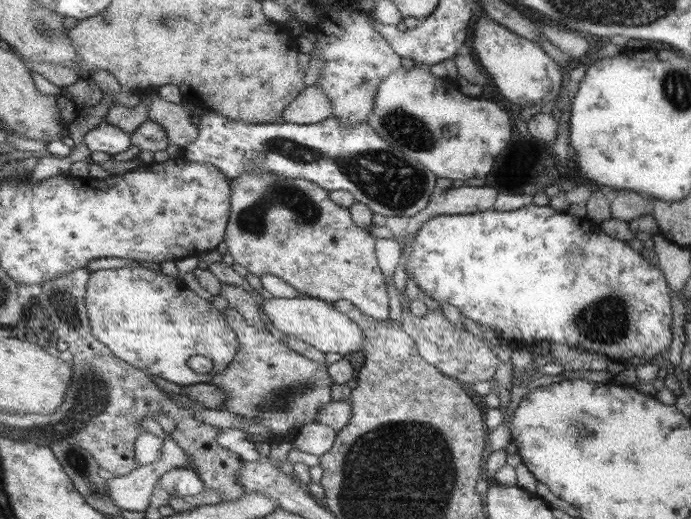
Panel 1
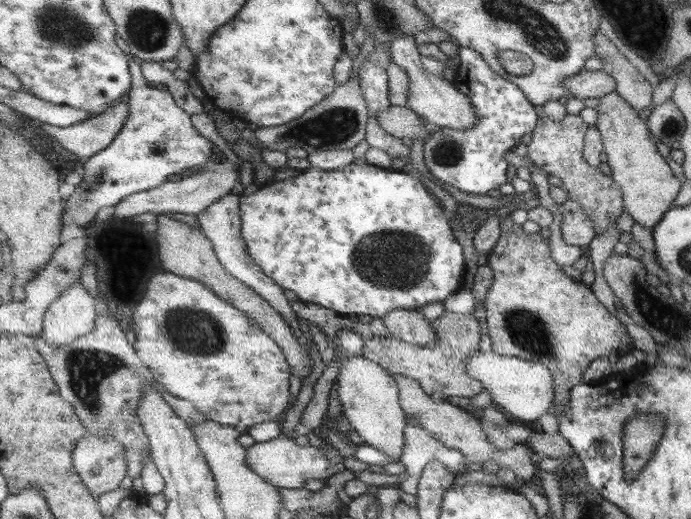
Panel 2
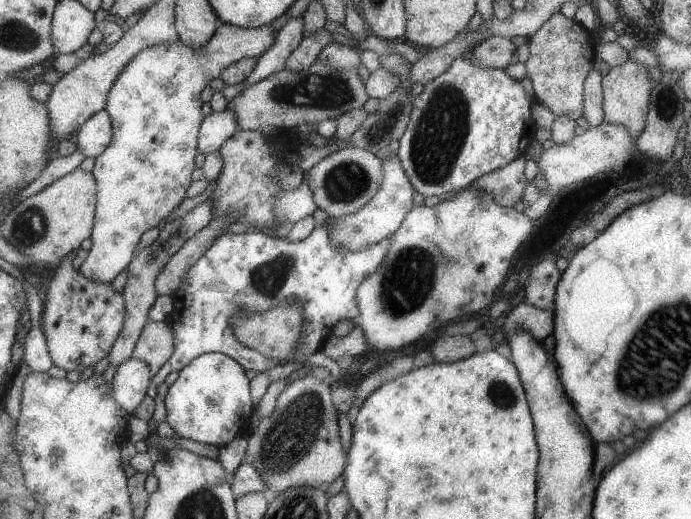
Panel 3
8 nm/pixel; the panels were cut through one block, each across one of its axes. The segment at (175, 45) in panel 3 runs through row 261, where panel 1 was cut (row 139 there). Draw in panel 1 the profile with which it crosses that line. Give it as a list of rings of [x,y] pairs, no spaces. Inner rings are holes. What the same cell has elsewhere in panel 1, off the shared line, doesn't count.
[[[102,122],[84,135],[83,142],[90,152],[106,152],[113,156],[126,152],[130,148],[131,138],[120,127]]]

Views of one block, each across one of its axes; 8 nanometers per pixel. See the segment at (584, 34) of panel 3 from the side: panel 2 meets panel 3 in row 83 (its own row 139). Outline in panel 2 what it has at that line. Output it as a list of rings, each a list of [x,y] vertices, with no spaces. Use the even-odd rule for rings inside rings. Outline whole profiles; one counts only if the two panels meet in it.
[[[567,114],[562,121],[554,121],[550,117],[539,120],[531,132],[532,141],[528,146],[528,156],[533,164],[557,176],[562,180],[562,188],[566,189],[570,199],[579,202],[587,211],[588,217],[594,221],[596,235],[607,230],[608,226],[617,221],[624,212],[624,202],[619,185],[613,178],[604,175],[600,168],[592,168],[583,158],[584,138],[589,125],[580,115]]]

